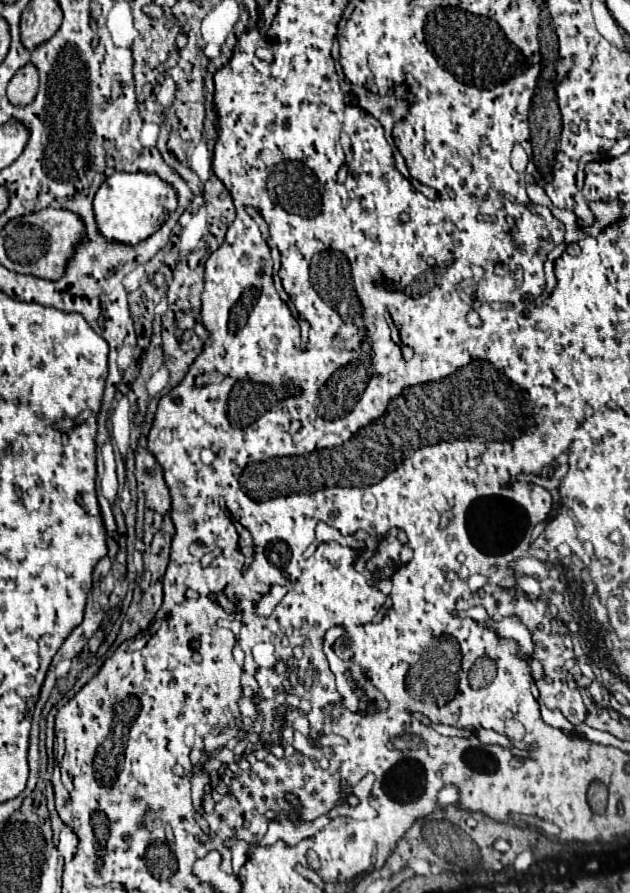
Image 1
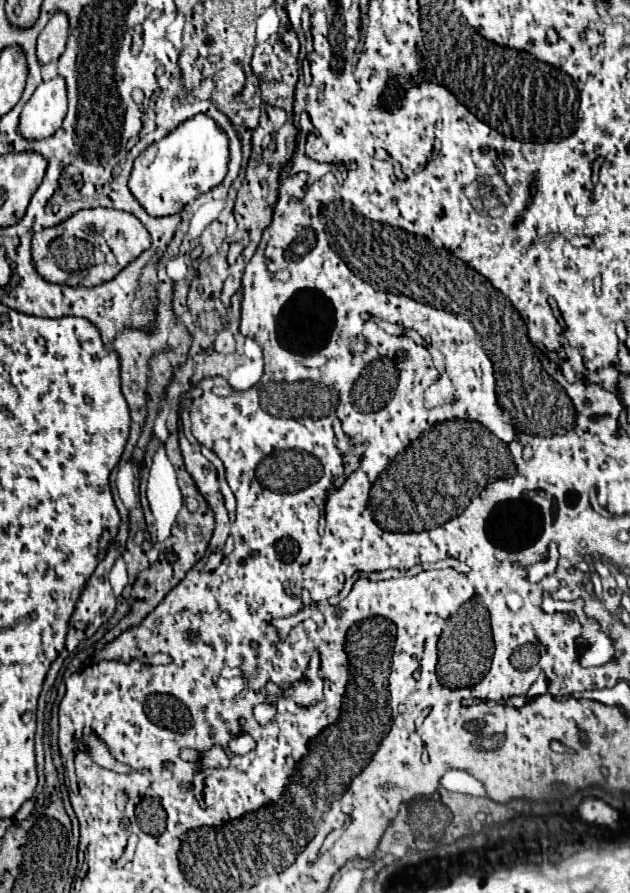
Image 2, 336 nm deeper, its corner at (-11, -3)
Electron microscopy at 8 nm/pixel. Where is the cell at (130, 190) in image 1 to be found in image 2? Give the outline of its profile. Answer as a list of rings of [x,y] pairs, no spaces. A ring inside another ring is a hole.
[[[196,115],[172,131],[168,137],[152,143],[134,161],[128,189],[152,217],[180,213],[190,201],[222,183],[228,165],[228,137],[208,115]]]

